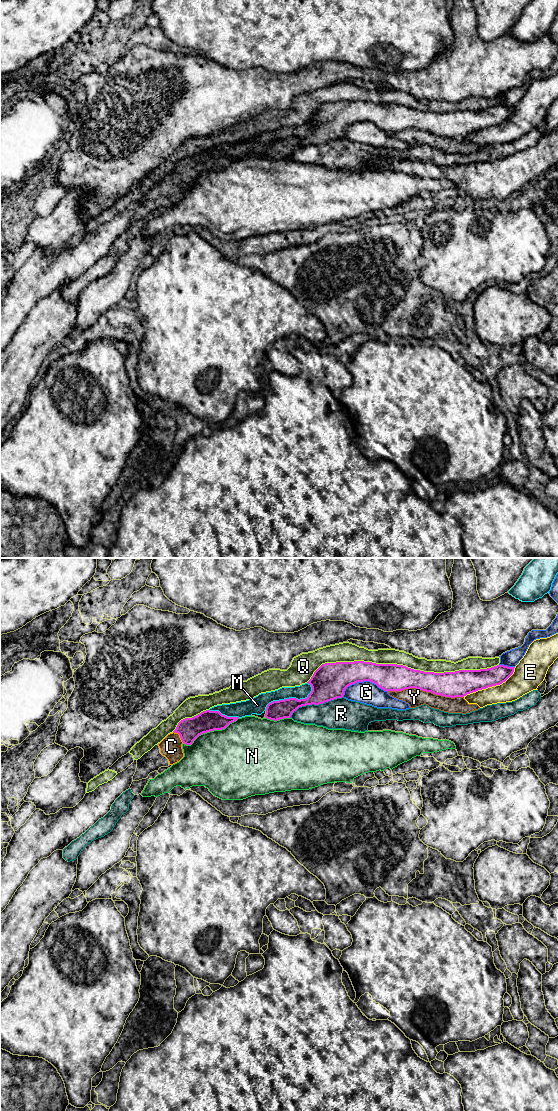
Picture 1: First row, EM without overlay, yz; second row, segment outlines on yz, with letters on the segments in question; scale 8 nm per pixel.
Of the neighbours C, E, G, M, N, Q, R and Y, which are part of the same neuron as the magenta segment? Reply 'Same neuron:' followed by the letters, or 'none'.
Same neuron: C

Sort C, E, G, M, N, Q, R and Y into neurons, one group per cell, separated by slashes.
C / E / G / M / N / Q / R / Y

